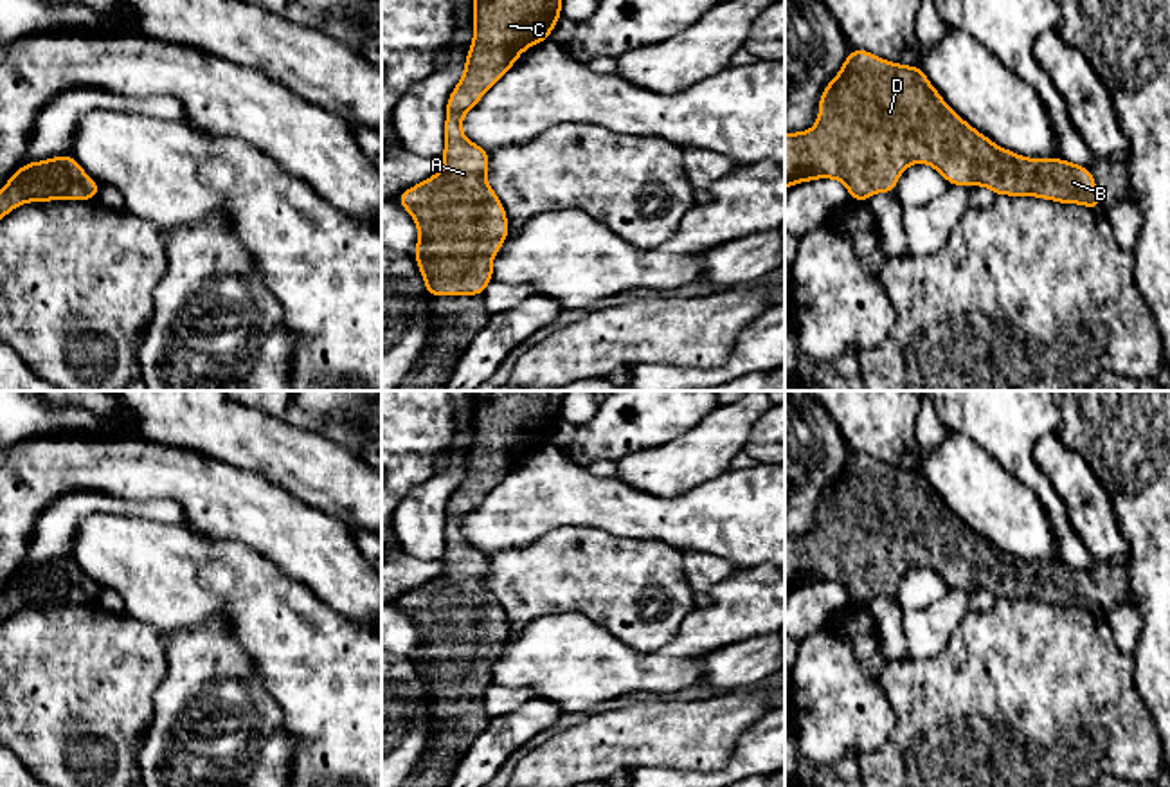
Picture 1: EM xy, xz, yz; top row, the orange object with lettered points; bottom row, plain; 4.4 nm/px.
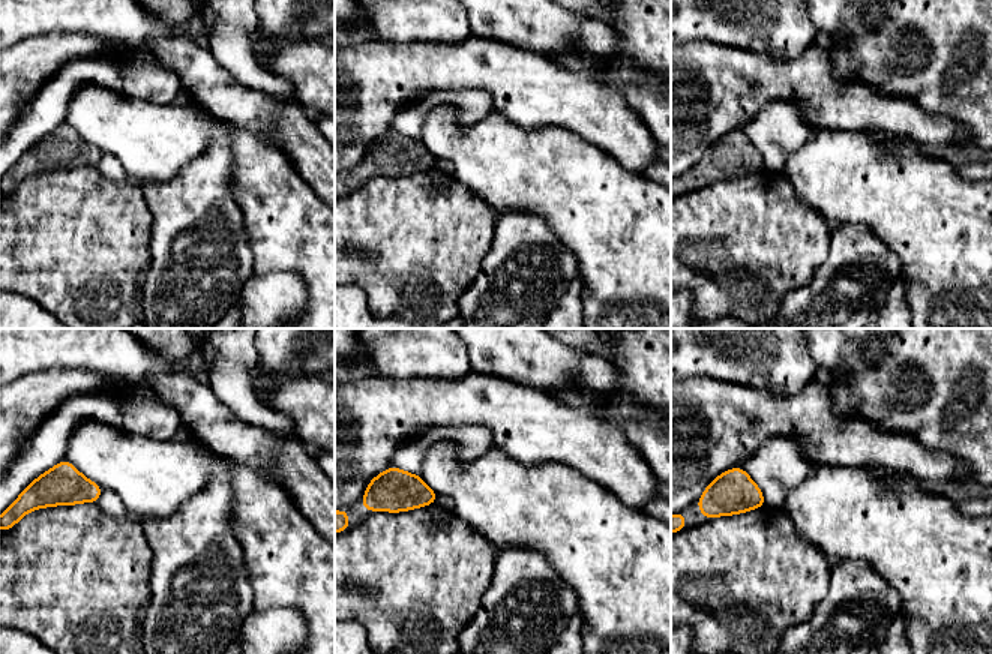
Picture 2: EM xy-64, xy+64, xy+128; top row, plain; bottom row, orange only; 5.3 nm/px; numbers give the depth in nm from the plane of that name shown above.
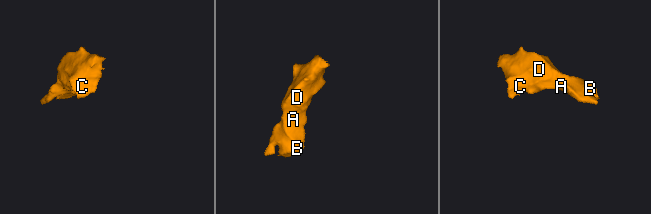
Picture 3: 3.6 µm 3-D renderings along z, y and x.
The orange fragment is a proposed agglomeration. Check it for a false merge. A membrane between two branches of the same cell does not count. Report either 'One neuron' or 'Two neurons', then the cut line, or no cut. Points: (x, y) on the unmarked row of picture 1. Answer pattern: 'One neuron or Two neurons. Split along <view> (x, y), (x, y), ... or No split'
One neuron. No split

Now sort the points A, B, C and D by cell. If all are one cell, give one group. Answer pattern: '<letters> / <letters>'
A B C D

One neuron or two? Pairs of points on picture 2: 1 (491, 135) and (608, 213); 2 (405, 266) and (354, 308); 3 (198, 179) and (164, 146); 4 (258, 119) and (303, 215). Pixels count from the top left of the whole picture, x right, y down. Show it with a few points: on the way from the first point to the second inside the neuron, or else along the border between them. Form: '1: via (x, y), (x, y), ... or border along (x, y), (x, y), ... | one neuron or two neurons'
1: via (520, 164), (529, 170), (551, 171), (580, 191) | one neuron
2: border along (350, 284), (354, 284), (363, 293), (371, 312) | two neurons
3: border along (209, 140), (204, 150), (170, 179), (153, 182) | two neurons
4: border along (236, 129), (251, 129), (266, 135), (293, 161) | two neurons

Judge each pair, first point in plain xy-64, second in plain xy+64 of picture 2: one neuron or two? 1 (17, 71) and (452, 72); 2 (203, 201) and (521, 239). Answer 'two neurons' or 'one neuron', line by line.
1: one neuron
2: one neuron

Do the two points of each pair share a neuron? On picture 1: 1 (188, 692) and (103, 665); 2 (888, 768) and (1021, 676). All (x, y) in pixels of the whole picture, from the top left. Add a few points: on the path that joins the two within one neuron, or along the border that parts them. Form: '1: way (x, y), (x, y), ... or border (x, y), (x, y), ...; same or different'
1: border (161, 640), (166, 674), (153, 694), (150, 724); different
2: way (911, 732), (936, 706), (985, 706); same

